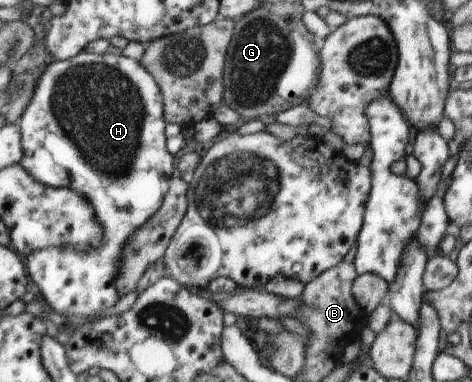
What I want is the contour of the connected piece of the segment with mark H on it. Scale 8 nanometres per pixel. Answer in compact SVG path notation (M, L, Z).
M81 51L77 56L74 56L73 58L67 59L67 60L53 60L51 61L41 73L41 76L39 77L39 80L37 81L37 86L33 89L33 94L30 96L29 102L27 103L27 106L25 107L25 110L22 112L21 118L18 120L18 125L20 126L20 133L21 133L21 144L23 149L23 156L19 163L21 163L21 166L29 173L31 173L31 176L39 182L42 182L45 184L45 186L50 186L53 188L70 188L71 190L74 190L75 192L78 192L78 194L81 194L81 196L84 196L91 204L97 219L97 222L101 224L101 226L104 228L104 243L98 248L93 249L89 253L78 253L71 247L47 247L46 249L41 249L40 251L32 252L31 255L28 257L25 257L23 260L25 262L26 269L29 270L28 276L30 276L35 282L35 284L38 286L40 290L40 296L46 300L47 306L51 308L52 314L55 317L58 317L58 315L63 316L61 319L64 320L65 314L75 314L78 316L91 316L92 314L99 314L104 310L107 310L110 306L113 306L121 297L120 294L117 292L117 289L115 288L115 277L117 276L117 273L120 271L120 256L122 255L122 250L124 249L124 242L128 239L128 236L135 230L138 229L143 223L146 223L148 221L148 218L150 216L153 216L154 212L157 212L157 209L161 206L163 197L165 196L165 193L168 191L170 178L173 176L173 174L176 173L176 163L177 163L177 156L173 156L168 151L167 145L166 145L166 120L164 117L164 100L162 92L160 91L159 85L155 82L155 79L145 70L145 67L140 63L135 61L134 59L131 59L130 57L125 57L122 54L109 54L103 53L103 54L97 54L97 53L91 53L89 51Z

